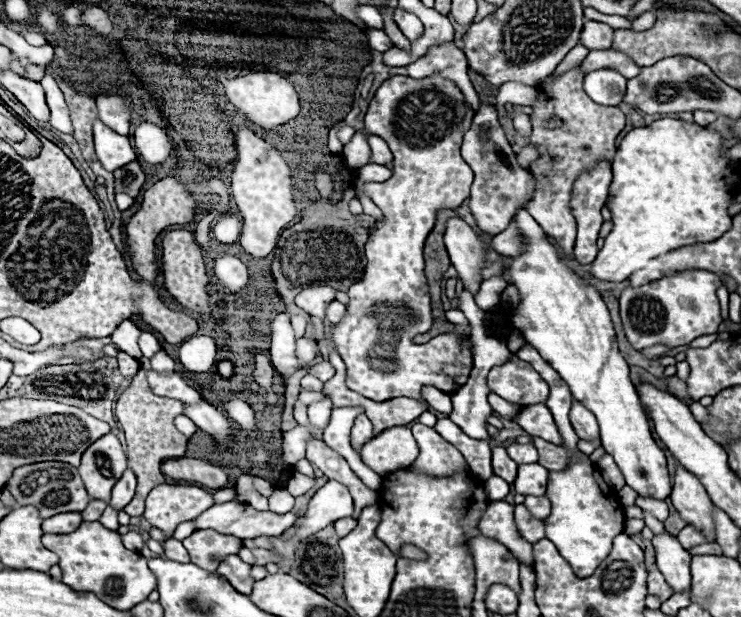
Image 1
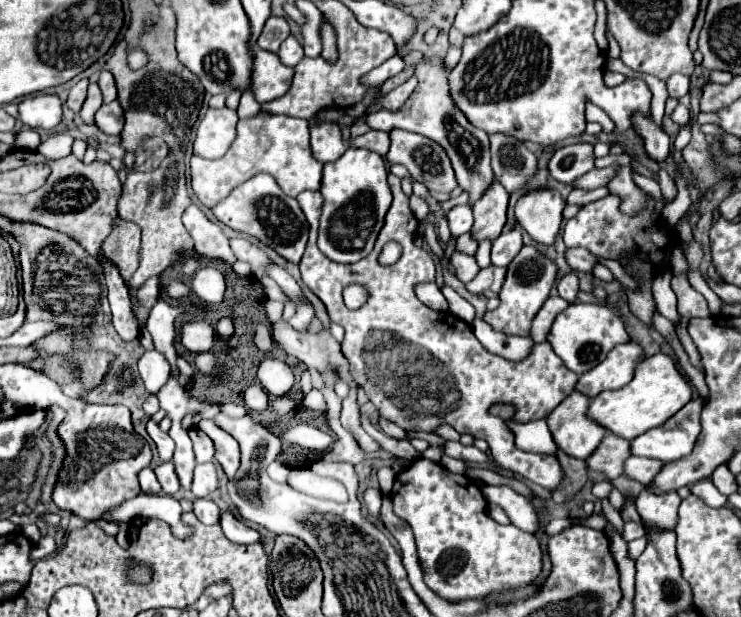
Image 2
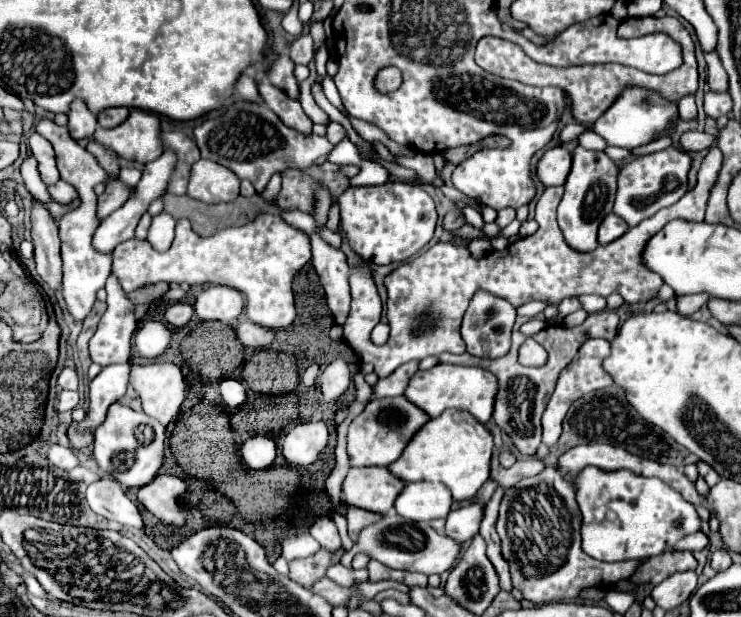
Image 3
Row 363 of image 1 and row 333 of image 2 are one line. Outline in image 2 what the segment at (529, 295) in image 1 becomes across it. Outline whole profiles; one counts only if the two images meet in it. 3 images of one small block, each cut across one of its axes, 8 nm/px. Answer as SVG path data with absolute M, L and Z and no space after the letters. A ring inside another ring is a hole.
M574 302L554 320L554 326L548 334L548 342L552 344L554 352L562 358L566 368L576 374L582 374L600 364L616 344L628 342L628 334L624 332L624 322L620 320L620 316L606 304Z

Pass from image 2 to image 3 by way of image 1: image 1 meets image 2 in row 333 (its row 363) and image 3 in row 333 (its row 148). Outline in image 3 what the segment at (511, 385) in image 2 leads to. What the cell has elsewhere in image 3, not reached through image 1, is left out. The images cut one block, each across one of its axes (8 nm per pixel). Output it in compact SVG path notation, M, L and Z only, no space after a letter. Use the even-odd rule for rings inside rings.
M712 146L700 164L698 184L690 192L686 192L674 206L630 228L622 238L606 246L598 246L592 252L578 252L566 244L556 222L556 208L562 200L564 188L546 188L536 204L536 222L540 224L536 234L516 240L510 250L492 252L490 256L480 260L472 258L464 244L438 242L428 252L400 264L384 278L384 286L388 292L386 316L392 328L390 340L384 346L377 346L371 340L356 340L354 336L346 336L345 339L363 363L372 364L374 372L380 378L386 378L398 366L410 360L422 360L426 356L438 356L442 352L462 354L466 346L460 338L460 324L476 290L486 290L494 296L502 296L516 308L530 300L548 300L552 304L558 304L570 296L598 294L606 298L612 292L622 294L628 304L650 302L662 286L662 278L642 266L642 250L646 242L654 234L658 234L658 230L662 230L670 220L704 220L710 188L716 182L722 166L720 162L722 152Z

